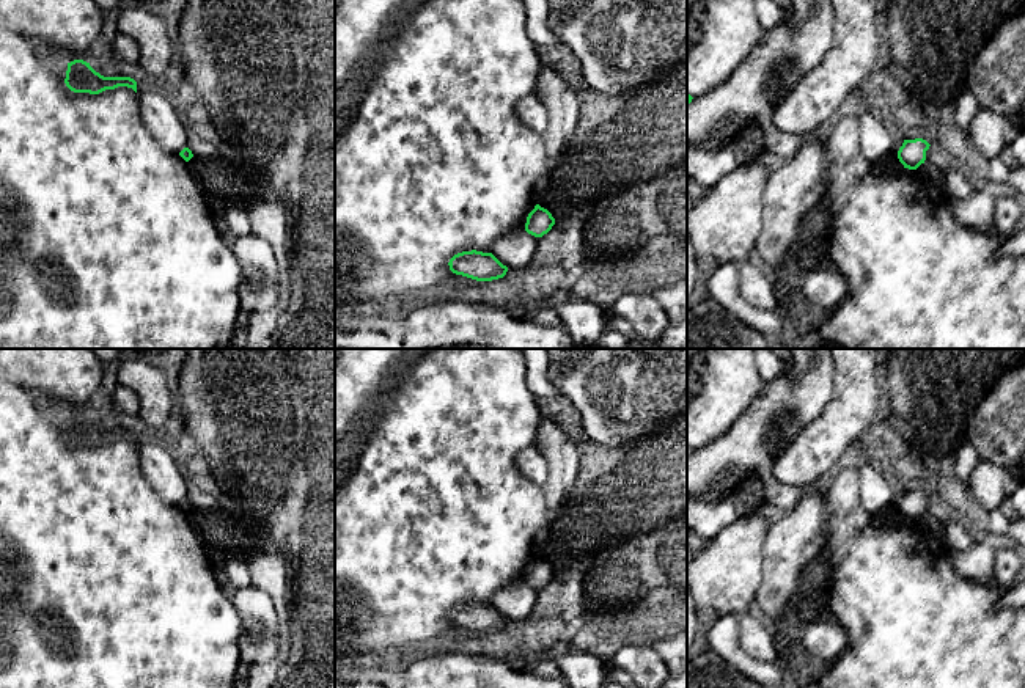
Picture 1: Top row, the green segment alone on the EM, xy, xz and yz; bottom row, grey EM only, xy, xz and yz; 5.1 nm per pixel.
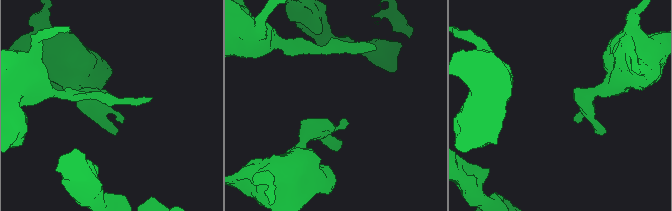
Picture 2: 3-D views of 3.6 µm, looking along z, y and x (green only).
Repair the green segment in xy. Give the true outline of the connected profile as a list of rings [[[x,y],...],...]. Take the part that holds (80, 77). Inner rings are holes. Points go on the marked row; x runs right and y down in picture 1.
[[[74,60],[68,63],[66,86],[74,93],[99,94],[105,90],[115,90],[118,86],[132,88],[137,93],[137,82],[130,77],[104,77],[96,72],[90,63],[83,60]]]

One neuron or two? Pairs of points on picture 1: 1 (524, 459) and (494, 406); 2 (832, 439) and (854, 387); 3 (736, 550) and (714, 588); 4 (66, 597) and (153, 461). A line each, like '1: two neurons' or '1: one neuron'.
1: two neurons
2: one neuron
3: one neuron
4: two neurons

